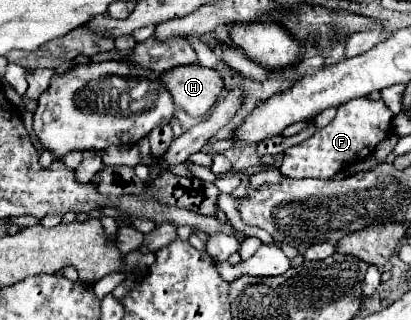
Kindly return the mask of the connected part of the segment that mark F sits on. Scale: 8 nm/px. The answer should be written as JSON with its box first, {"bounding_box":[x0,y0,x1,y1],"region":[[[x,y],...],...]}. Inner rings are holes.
{"bounding_box":[279,97,393,179],"region":[[[359,97],[355,101],[347,101],[339,105],[335,119],[327,127],[321,127],[311,139],[293,145],[283,153],[283,163],[279,171],[285,177],[293,177],[293,179],[303,179],[303,177],[331,179],[349,163],[369,157],[377,147],[377,143],[389,135],[391,119],[393,113],[391,109],[387,109],[387,105],[383,105],[381,99],[373,101],[369,97]]]}

